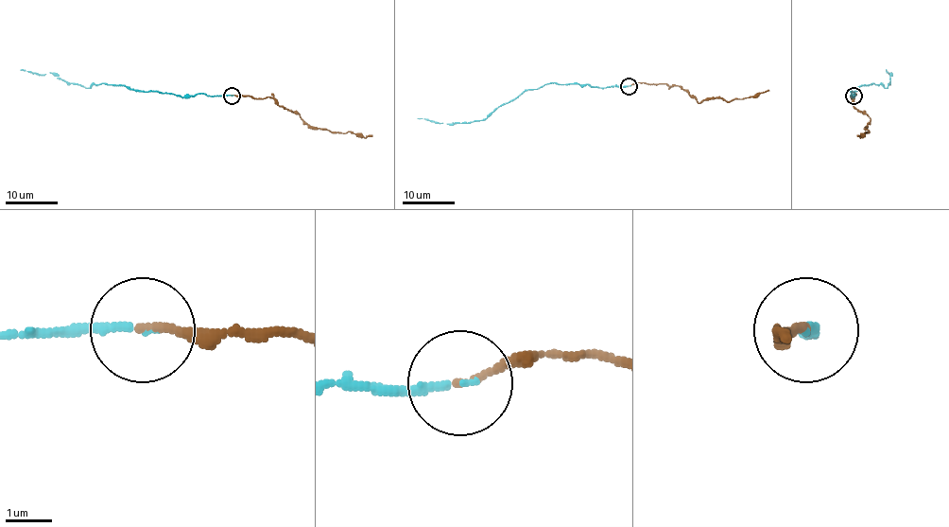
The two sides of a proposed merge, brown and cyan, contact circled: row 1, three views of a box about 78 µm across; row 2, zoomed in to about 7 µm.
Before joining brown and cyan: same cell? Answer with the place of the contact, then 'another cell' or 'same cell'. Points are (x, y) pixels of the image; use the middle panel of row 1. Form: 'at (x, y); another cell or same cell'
at (629, 86); same cell

